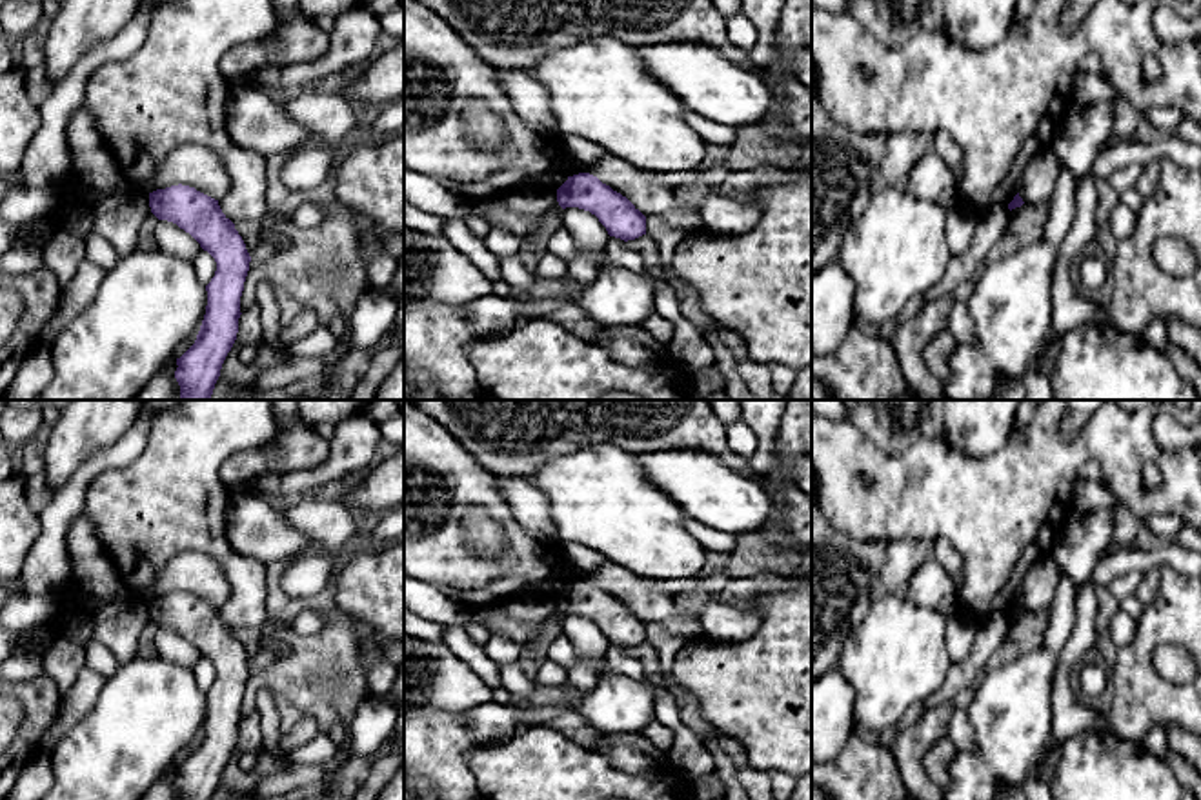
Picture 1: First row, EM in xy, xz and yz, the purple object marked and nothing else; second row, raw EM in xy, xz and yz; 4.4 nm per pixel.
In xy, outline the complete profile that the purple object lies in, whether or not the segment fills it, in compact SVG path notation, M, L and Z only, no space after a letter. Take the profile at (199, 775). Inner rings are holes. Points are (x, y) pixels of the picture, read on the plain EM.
M178 591L156 596L149 600L149 615L158 627L173 629L189 640L217 669L215 684L206 693L207 713L200 738L195 751L177 765L178 775L175 778L180 800L213 800L222 771L237 747L238 725L242 722L240 704L251 664L242 644L235 636L235 631L222 620L218 607L197 598L195 595Z

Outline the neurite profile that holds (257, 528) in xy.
M257 493L233 495L226 515L233 549L264 565L284 565L304 553L315 553L318 549L315 540L291 525L282 507L282 502Z

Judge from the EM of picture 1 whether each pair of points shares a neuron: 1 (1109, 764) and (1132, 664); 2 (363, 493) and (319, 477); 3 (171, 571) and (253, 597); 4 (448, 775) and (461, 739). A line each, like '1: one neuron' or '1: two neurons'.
1: two neurons
2: two neurons
3: two neurons
4: one neuron

